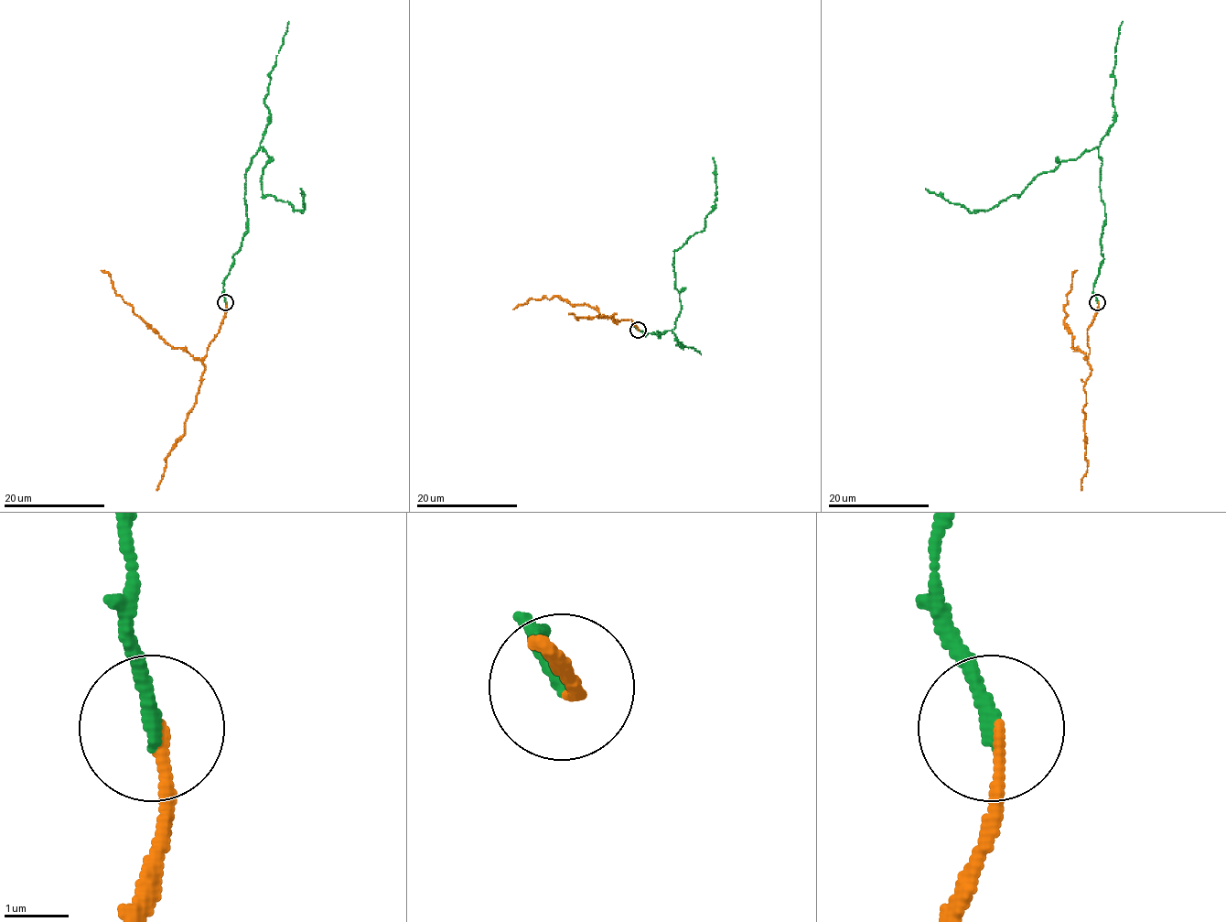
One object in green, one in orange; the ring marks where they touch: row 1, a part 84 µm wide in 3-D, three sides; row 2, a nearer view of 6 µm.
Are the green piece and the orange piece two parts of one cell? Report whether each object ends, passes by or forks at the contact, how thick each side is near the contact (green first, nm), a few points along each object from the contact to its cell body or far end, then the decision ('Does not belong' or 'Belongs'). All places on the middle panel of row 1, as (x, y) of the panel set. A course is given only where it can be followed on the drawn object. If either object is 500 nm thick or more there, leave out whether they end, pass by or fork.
At the ring green ends. At the ring orange ends. Thickness 240 nm (green) against 160 nm. Course of green: (638, 330), (659, 338), (658, 331), (673, 330), (681, 311), (674, 252), (704, 228), (712, 211), (712, 157). Course of orange: (638, 330), (630, 319), (618, 321), (602, 318), (595, 309), (554, 297), (512, 309). Belongs

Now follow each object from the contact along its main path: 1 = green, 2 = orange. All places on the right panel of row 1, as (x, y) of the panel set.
1: (1097, 302), (1093, 283), (1103, 259), (1106, 214), (1097, 147), (1063, 160), (986, 211), (970, 212), (925, 188)
2: (1098, 302), (1087, 333), (1090, 353), (1086, 359), (1071, 346), (1071, 334), (1064, 320), (1071, 274), (1077, 270)

